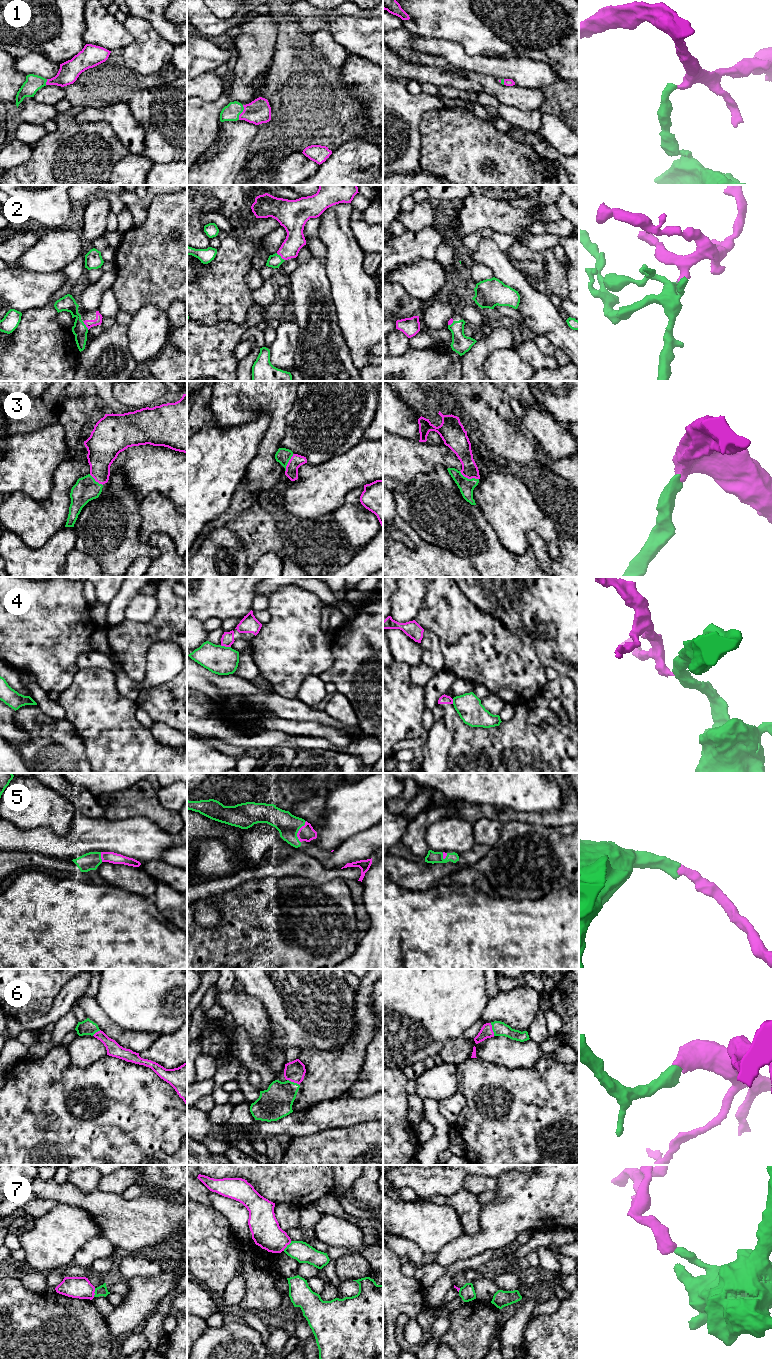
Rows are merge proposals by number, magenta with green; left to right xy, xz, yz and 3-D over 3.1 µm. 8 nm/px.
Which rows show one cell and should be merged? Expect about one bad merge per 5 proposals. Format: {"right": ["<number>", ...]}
{"right": ["1", "2", "3", "5", "6"]}

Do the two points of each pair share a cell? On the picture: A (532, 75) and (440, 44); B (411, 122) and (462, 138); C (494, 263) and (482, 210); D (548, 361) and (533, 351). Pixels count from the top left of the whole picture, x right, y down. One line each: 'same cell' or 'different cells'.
A: same cell
B: different cells
C: different cells
D: same cell

